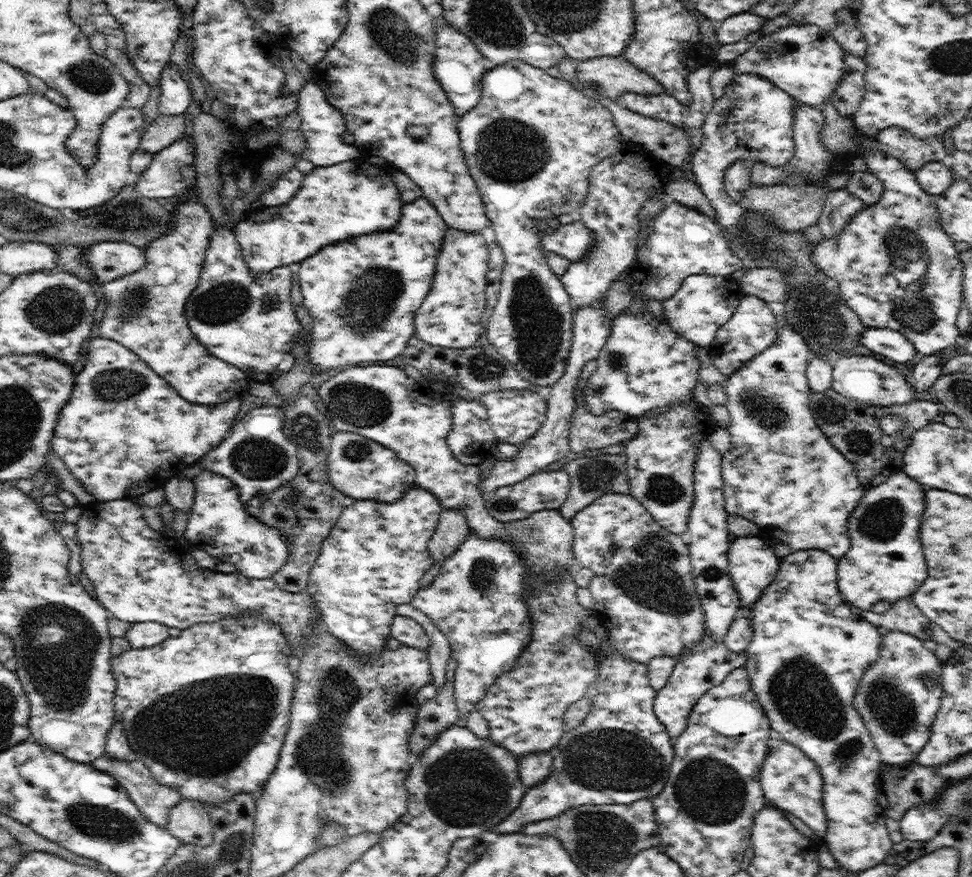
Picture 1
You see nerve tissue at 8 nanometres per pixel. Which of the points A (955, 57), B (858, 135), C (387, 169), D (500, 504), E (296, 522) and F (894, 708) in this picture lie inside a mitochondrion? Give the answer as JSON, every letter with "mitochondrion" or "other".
{"A":"mitochondrion","B":"other","C":"other","D":"mitochondrion","E":"mitochondrion","F":"mitochondrion"}

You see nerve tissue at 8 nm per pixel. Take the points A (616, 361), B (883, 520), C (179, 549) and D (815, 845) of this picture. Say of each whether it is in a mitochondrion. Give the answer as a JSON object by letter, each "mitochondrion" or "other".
{"A":"mitochondrion","B":"mitochondrion","C":"other","D":"other"}

